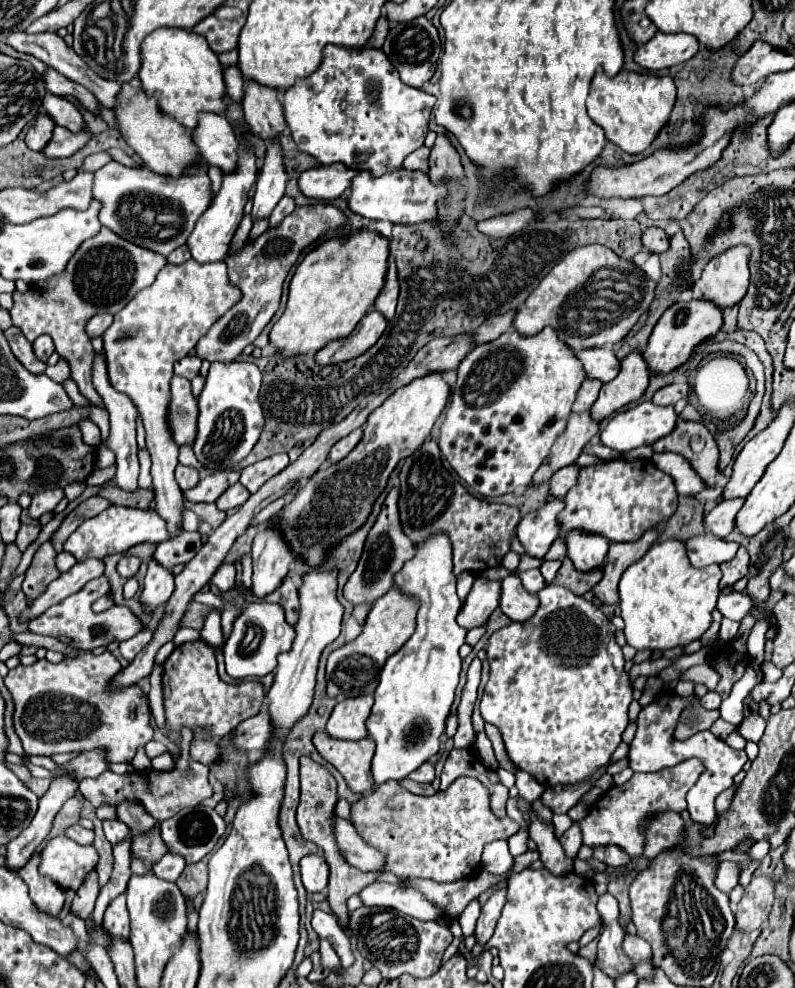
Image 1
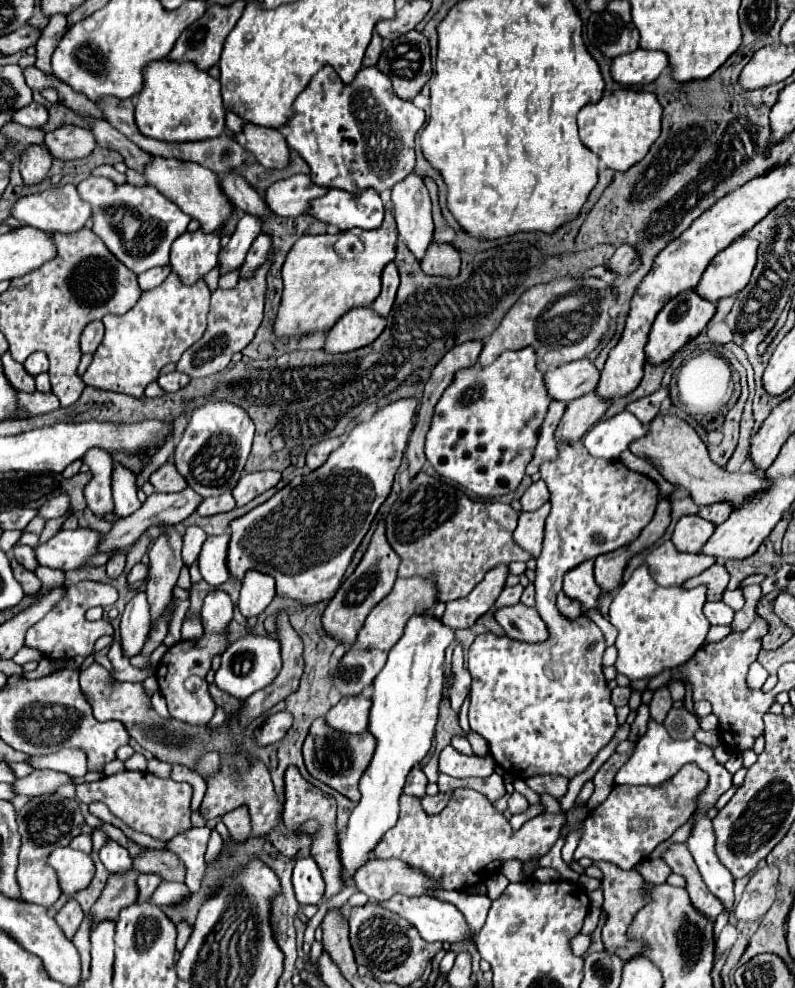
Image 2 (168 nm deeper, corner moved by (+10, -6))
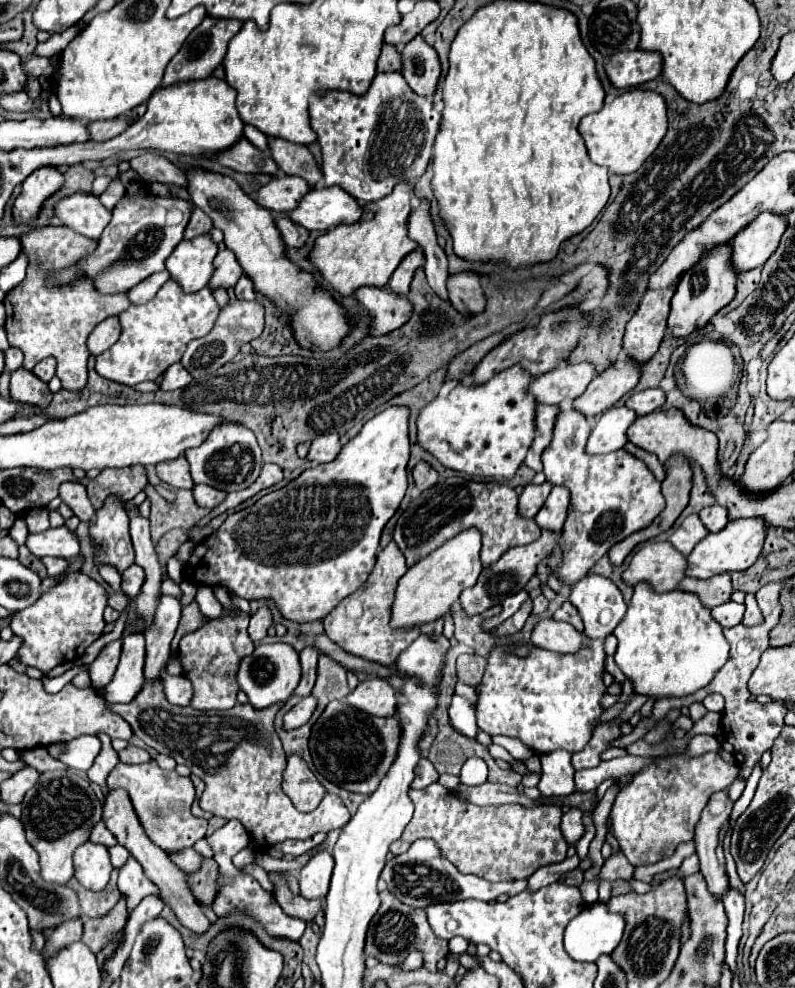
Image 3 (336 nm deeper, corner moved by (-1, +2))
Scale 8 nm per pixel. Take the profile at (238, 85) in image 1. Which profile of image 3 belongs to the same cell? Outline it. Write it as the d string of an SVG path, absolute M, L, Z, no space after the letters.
M246 125L244 137L246 137L254 147L258 147L260 151L268 151L268 137L264 137L264 133L260 133L258 129L252 129L252 125Z

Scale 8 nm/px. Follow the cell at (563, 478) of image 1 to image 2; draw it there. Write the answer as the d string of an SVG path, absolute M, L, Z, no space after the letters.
M539 479L539 481L535 481L535 483L525 491L525 495L521 497L521 507L523 507L523 511L535 511L535 509L539 509L541 505L545 505L545 503L549 501L549 497L551 497L551 493L549 493L545 481Z

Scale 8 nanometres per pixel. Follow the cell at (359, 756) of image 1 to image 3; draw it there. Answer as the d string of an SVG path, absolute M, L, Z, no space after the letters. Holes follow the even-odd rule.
M332 701L312 725L310 753L318 773L340 789L372 795L388 773L392 759L396 759L400 743L400 721L398 717L372 717L358 709L352 709L344 701ZM332 769L332 771L330 771Z

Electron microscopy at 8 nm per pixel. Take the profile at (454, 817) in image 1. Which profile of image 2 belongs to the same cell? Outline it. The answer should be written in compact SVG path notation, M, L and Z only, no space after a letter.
M455 789L447 807L437 815L427 815L419 799L401 795L401 815L393 829L375 845L373 855L377 859L401 859L411 869L419 869L439 889L469 889L493 873L499 871L507 859L529 861L533 855L545 855L559 837L559 829L565 823L565 815L541 813L529 819L517 833L511 831L509 821L497 813L485 795L473 789Z

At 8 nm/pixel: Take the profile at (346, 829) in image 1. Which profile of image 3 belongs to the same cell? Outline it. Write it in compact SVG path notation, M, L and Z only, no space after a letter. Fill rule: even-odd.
M418 839L406 853L396 855L392 861L386 863L382 869L382 879L388 883L388 891L398 897L404 905L414 909L424 909L436 903L454 903L464 899L480 899L480 901L494 901L498 895L506 893L512 897L518 891L526 889L528 881L508 881L508 883L488 883L480 877L460 873L440 851L436 841L432 839ZM396 867L396 871L394 871ZM396 879L396 887L394 887Z

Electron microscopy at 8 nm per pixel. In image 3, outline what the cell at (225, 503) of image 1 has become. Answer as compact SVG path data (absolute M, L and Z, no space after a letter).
M194 485L192 495L200 507L208 507L208 509L214 509L226 497L224 493L220 493L218 489L212 489L208 485Z

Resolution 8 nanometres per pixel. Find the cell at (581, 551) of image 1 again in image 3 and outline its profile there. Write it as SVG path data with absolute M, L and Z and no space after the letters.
M600 575L582 577L570 593L570 603L584 621L588 639L606 639L626 615L626 603L618 587Z

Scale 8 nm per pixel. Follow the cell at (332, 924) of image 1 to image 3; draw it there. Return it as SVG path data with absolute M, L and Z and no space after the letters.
M255 863L249 864L243 868L243 871L250 874L254 879L256 879L263 889L266 891L272 892L274 886L268 879L267 872L260 866Z

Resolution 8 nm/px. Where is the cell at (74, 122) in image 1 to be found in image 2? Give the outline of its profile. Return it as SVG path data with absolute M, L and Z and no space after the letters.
M31 103L25 109L19 109L15 113L15 121L25 125L25 127L41 129L49 121L49 111L43 105L39 105L39 103Z

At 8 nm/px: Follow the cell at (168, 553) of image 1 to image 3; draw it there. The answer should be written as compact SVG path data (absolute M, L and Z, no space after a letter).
M132 565L126 571L122 571L122 593L126 597L134 599L140 593L142 583L144 583L144 573L140 573L138 565Z

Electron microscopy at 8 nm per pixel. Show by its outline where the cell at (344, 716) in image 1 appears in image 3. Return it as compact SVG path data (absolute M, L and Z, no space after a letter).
M366 679L362 681L346 701L370 715L392 717L396 713L396 691L386 679Z

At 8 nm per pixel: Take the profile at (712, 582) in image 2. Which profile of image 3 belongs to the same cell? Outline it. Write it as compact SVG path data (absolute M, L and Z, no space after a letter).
M720 575L720 577L710 577L710 579L690 579L684 577L678 585L678 591L686 591L686 593L694 593L700 597L702 605L706 609L712 609L716 605L722 605L726 601L730 601L730 593L732 593L732 583L730 583L730 575Z

